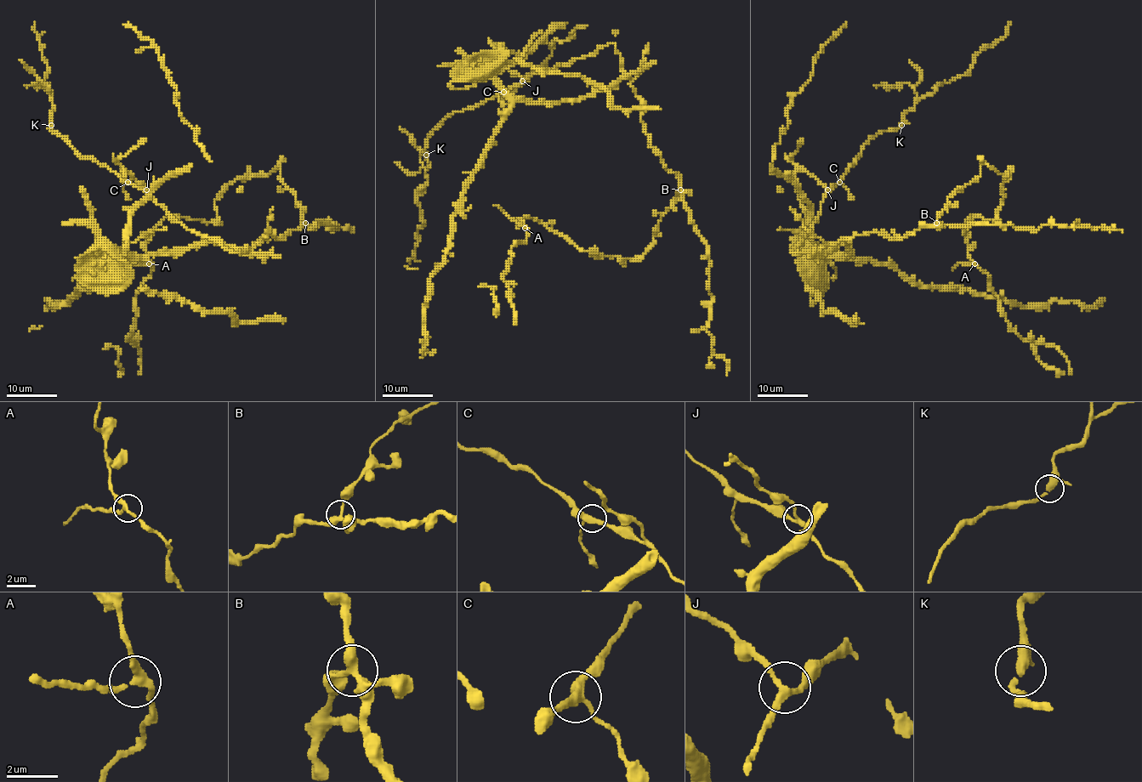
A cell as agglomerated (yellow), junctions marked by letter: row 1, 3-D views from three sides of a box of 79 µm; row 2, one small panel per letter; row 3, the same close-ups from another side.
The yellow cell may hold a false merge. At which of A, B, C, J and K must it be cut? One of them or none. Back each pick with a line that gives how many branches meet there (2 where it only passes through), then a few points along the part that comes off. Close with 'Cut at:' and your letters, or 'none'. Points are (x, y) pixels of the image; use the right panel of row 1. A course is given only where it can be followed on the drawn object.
Cut at: none

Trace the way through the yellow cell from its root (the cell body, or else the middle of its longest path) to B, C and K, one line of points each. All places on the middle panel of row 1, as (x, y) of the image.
B: (640, 116), (651, 148), (660, 156), (662, 164), (678, 177), (680, 189)
C: (640, 116), (641, 99), (622, 69), (613, 42), (569, 64), (533, 73), (503, 92)
K: (640, 116), (641, 99), (622, 69), (616, 44), (610, 42), (451, 114), (428, 138), (426, 154)

